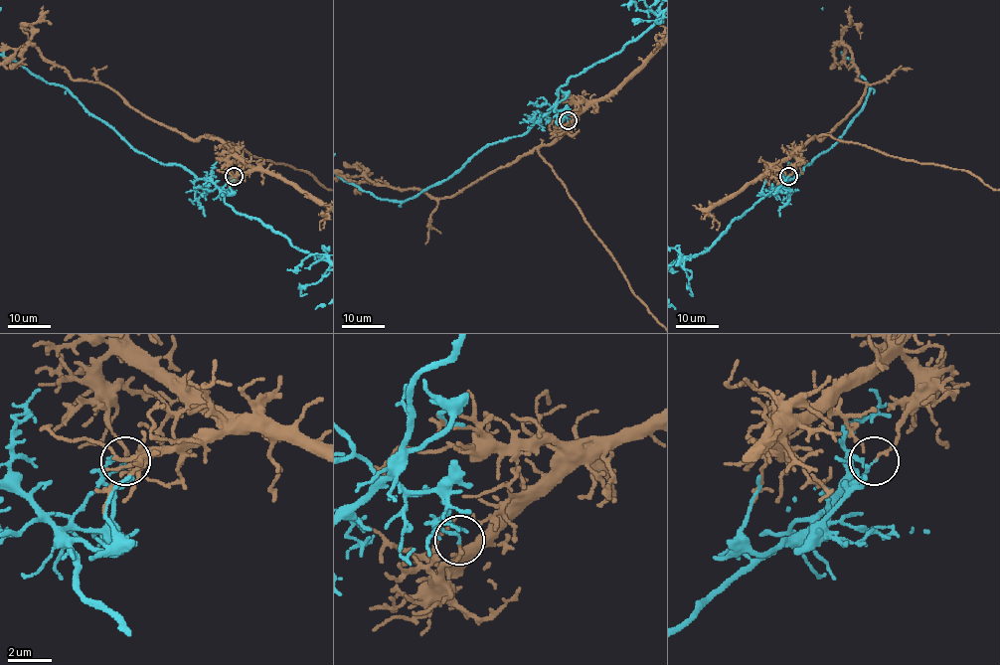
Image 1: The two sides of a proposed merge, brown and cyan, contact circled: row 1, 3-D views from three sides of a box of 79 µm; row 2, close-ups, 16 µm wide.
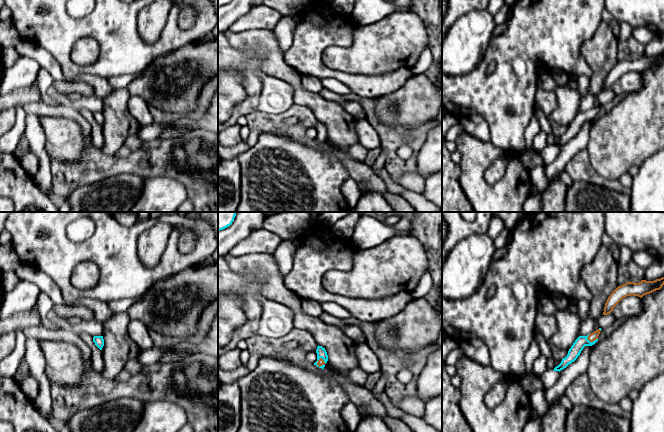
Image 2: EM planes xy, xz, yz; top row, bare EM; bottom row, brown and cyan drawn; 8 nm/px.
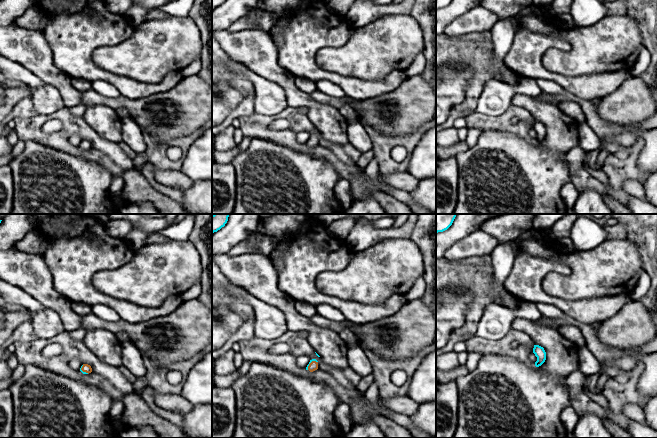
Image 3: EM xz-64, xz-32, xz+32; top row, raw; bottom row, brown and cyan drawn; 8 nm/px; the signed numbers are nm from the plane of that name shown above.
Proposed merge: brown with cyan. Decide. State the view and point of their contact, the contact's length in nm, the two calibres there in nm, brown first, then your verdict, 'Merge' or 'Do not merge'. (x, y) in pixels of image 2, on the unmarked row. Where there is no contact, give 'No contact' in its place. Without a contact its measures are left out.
Touches brown at yz (592, 117). Shared border 100 nm. Thickness 70 nm (brown) against 90 nm. Do not merge

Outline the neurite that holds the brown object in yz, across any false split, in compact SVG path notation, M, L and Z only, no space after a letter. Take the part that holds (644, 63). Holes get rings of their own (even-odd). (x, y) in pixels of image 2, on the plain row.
M664 53L654 57L641 56L639 59L627 58L618 62L608 73L603 91L610 90L614 83L627 72L638 72L642 74L644 71L650 70L656 66L660 66L664 61Z

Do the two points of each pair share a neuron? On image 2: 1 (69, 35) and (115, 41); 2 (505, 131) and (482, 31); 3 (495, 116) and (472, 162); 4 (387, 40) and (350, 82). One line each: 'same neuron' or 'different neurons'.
1: same neuron
2: different neurons
3: different neurons
4: different neurons

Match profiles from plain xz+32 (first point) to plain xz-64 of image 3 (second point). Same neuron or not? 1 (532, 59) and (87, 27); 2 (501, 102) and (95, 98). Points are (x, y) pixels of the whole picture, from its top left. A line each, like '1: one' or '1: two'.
1: one
2: two

